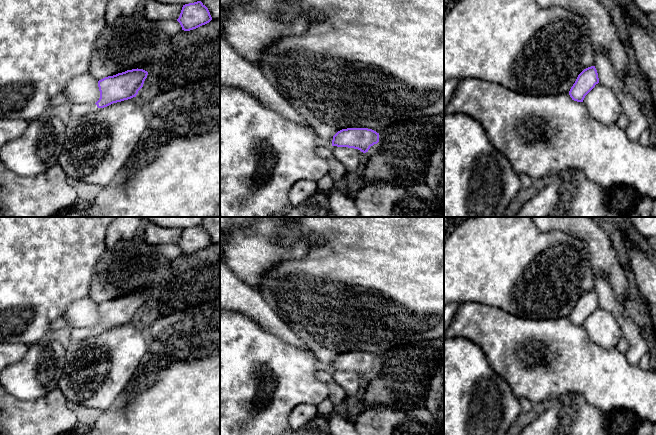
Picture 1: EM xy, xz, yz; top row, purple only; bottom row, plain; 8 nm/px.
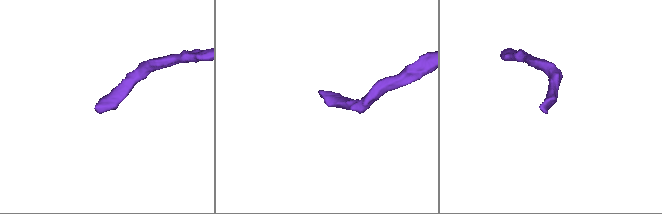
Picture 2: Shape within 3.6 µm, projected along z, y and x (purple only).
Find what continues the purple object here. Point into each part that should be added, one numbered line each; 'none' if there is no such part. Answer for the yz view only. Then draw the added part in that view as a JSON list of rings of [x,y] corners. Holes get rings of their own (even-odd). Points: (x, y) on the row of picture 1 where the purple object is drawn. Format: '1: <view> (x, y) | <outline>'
none

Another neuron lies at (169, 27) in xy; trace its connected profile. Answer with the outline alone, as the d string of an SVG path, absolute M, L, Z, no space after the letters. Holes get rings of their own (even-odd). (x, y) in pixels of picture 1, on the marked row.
M177 20L158 21L158 28L169 37L172 37L182 31L182 27Z

